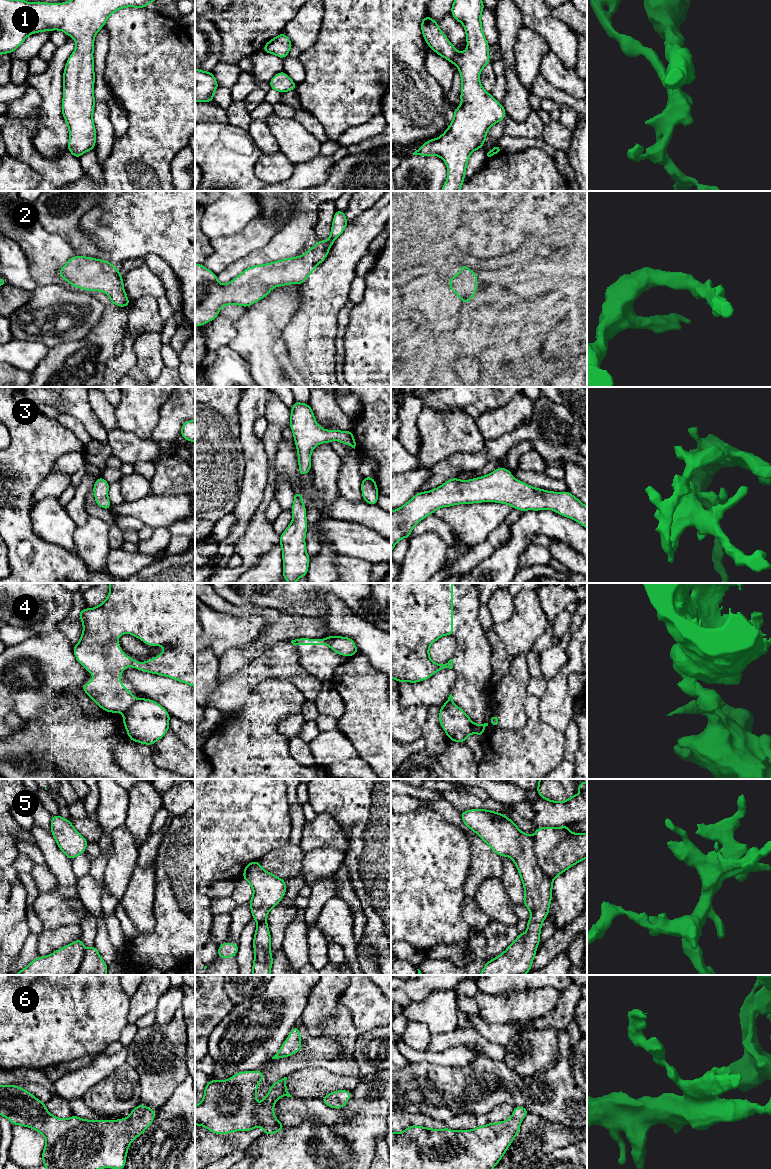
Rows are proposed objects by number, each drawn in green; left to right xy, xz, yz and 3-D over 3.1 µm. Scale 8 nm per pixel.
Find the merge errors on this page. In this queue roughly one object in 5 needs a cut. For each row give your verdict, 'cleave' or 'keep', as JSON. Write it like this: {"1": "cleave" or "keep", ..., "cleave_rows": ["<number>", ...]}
{"1": "keep", "2": "keep", "3": "keep", "4": "cleave", "5": "keep", "6": "keep", "cleave_rows": ["4"]}

